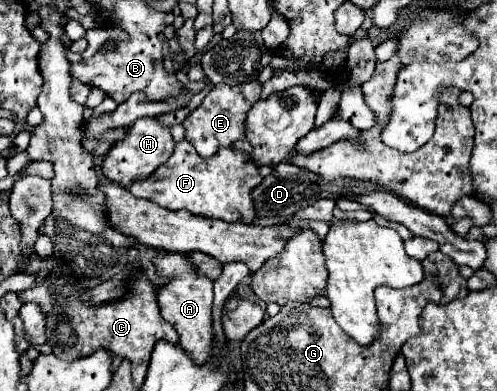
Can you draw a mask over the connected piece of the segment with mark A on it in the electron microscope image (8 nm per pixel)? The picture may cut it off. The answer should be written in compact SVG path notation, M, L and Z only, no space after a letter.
M170 252L170 254L164 254L162 258L156 258L156 268L158 268L160 276L172 278L172 282L158 288L158 304L162 310L162 318L176 328L176 332L180 336L180 346L184 346L184 350L188 350L188 354L192 354L192 360L200 362L200 366L204 366L204 362L208 362L208 354L212 354L212 346L214 346L212 280L206 276L198 276L192 262L184 254L178 254L178 252Z

